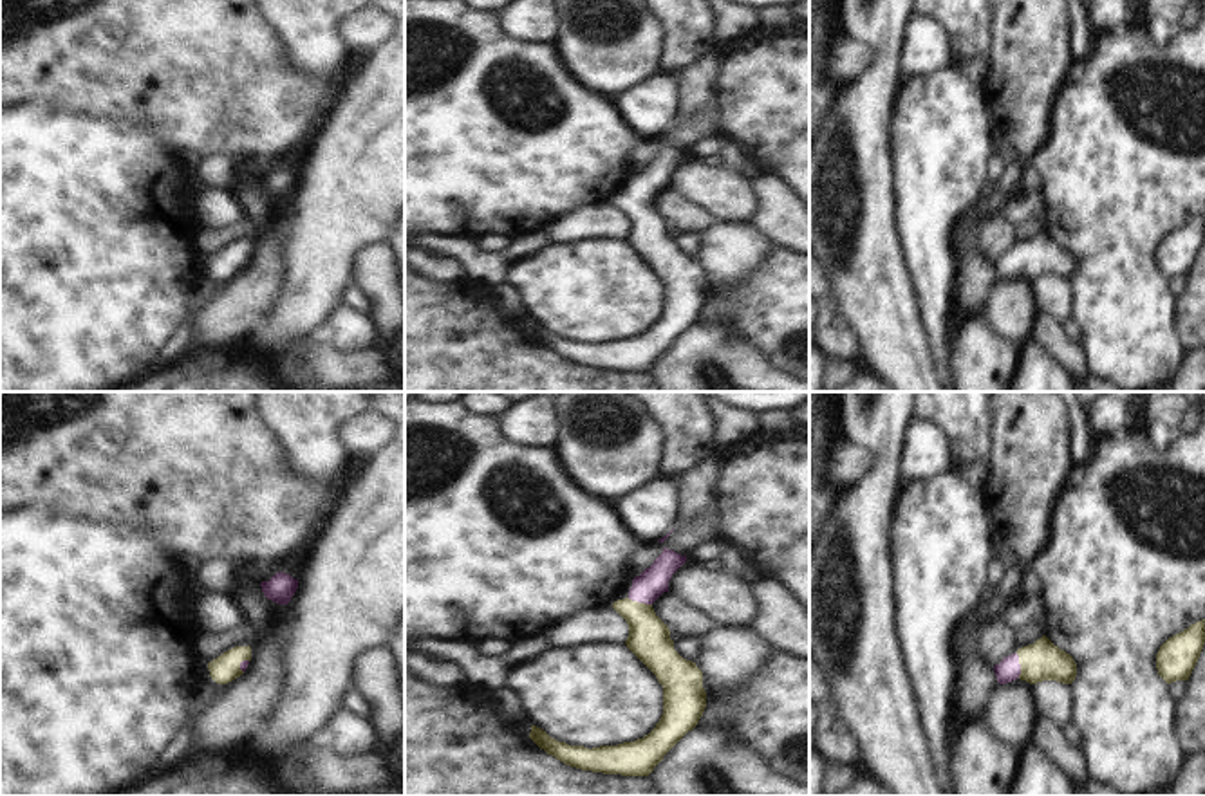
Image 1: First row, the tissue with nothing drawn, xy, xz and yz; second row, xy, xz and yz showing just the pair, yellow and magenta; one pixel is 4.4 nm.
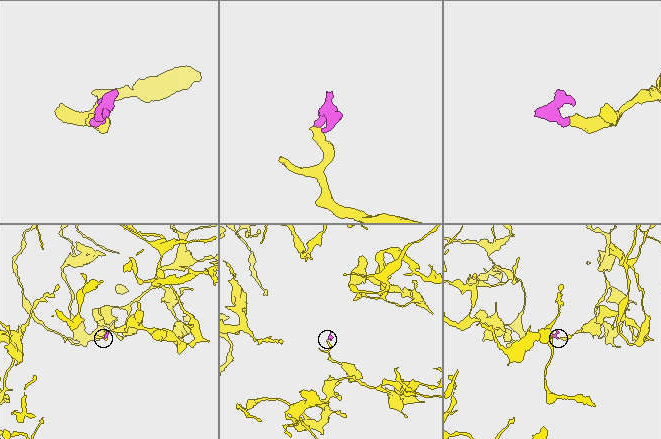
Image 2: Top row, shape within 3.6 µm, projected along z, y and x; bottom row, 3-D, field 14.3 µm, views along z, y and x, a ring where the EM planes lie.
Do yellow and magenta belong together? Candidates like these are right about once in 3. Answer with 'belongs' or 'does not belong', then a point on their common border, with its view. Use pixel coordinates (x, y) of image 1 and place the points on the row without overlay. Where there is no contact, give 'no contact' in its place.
belongs; meets yellow in yz at (1021, 262)

